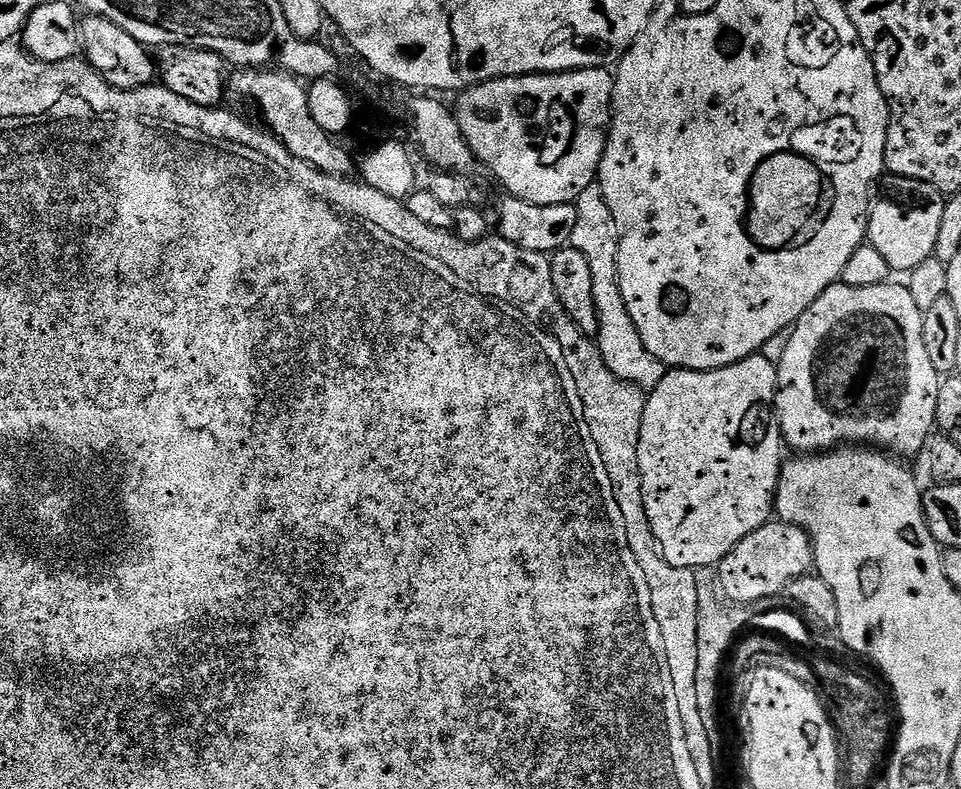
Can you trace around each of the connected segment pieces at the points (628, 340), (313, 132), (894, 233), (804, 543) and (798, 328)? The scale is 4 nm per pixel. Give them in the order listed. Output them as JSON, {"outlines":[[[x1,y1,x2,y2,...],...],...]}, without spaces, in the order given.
{"outlines":[[[599,183,586,186,574,203,578,210,578,222,574,226,571,247,577,248,586,257,594,281,594,306,598,306,600,323,594,337,596,349,602,354,602,362,606,362,610,374,622,378,622,382,645,390,656,388,670,369,654,358,650,350,646,350,646,342,642,342,642,334,638,334,638,326,634,326,634,318,630,318,626,302,622,302,622,290,618,286,620,231,614,222,614,214,610,214,610,206,606,206]],[[246,68,233,71,230,76,230,88,249,96,260,107,264,115,267,131,280,140,294,158,302,158,310,166,322,170,331,176,351,177,357,171,358,164,346,149,340,145,339,139,333,138,314,122,310,115,307,87,297,77,288,72,269,70,267,68]],[[916,184,914,190,916,190,916,205,913,208,907,208,906,205,899,204,896,200,877,199,871,205,868,213,867,243,872,244,874,250,878,250,878,254,882,254,882,258,886,258,888,267,893,273,904,272,903,274,911,274,915,268,922,266,922,262,931,260,936,255,938,230,942,223,945,197,929,184]],[[783,522,763,524,754,534,746,534,730,554,718,565,718,587,725,597,734,604,756,604,759,600,772,600,783,593,790,582,813,571,812,537,807,536,798,526]],[[837,282,829,286,818,299,810,306,810,310,806,310,806,314,802,314,802,318,798,318,795,324,792,325,790,334,790,342,787,343,786,354,783,355,780,364,776,370,776,420,780,424,780,434,785,445,788,444,792,448,797,448,795,451,800,454,820,454,825,450,836,450,841,446,875,446,880,450,887,450,889,453,895,454,900,458,908,458,904,456,919,457,923,453,930,437,933,435,936,428,936,411,938,410,938,390,942,377,934,370,934,365,930,362,930,358,926,354,926,346,922,342,922,326,924,325,924,314,918,310,918,306,914,303,914,297,911,296,910,290,903,283,895,284,889,282,879,284,878,286,850,286,843,282]]]}

